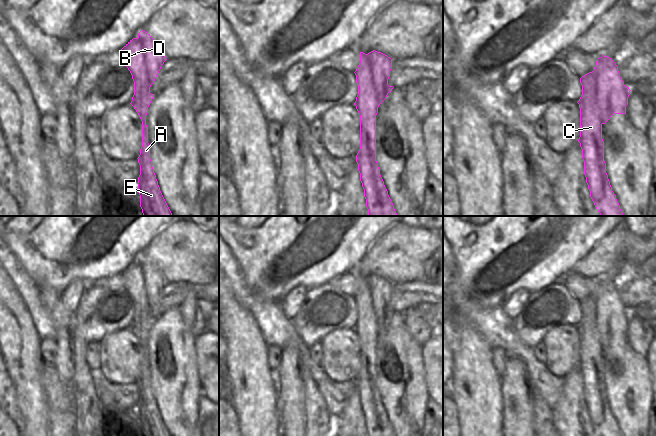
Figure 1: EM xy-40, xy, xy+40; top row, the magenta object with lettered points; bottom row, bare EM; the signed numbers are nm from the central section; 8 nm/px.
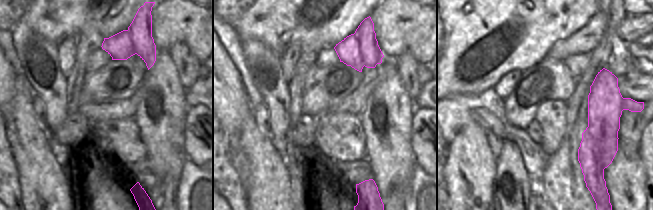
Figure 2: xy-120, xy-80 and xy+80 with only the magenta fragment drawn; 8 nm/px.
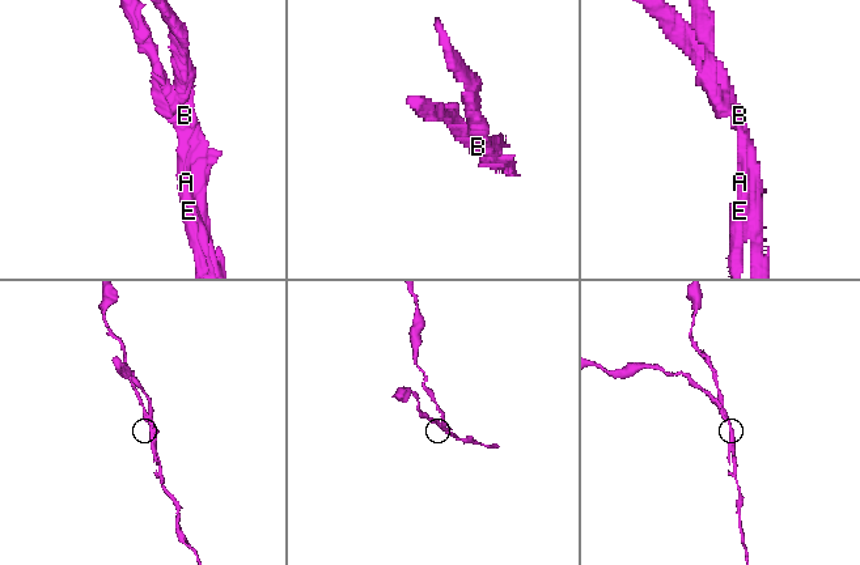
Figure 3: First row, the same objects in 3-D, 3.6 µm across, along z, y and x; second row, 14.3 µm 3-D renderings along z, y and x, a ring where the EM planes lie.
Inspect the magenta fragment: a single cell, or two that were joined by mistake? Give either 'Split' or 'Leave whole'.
Split

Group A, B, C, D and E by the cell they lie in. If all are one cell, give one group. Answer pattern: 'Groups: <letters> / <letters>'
Groups: A C D E / B

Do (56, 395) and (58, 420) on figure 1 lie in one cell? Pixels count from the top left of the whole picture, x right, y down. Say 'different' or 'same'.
same

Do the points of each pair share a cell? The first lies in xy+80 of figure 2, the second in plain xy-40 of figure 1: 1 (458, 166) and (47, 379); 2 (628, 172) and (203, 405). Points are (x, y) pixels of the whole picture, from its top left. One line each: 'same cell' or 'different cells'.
1: different cells
2: different cells

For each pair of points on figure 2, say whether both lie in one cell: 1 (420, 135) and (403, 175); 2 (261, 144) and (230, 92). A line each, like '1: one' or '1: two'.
1: two
2: two

